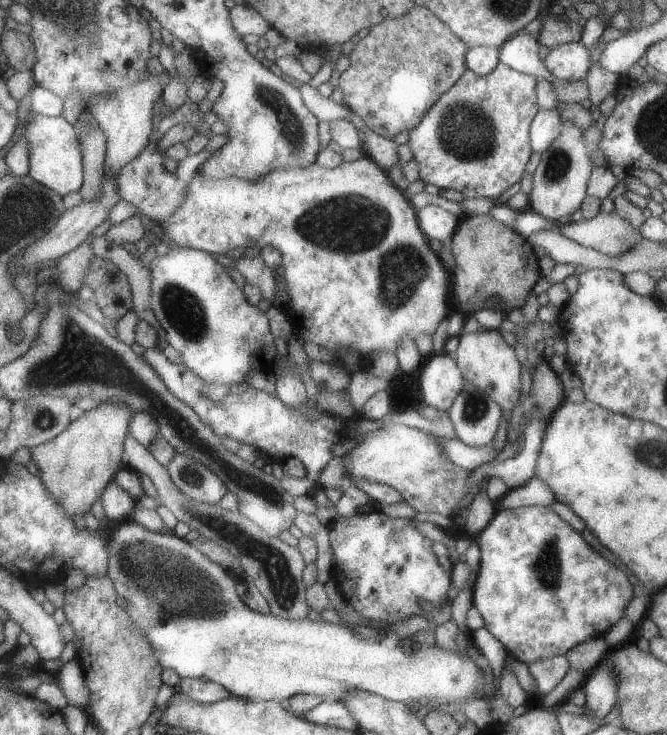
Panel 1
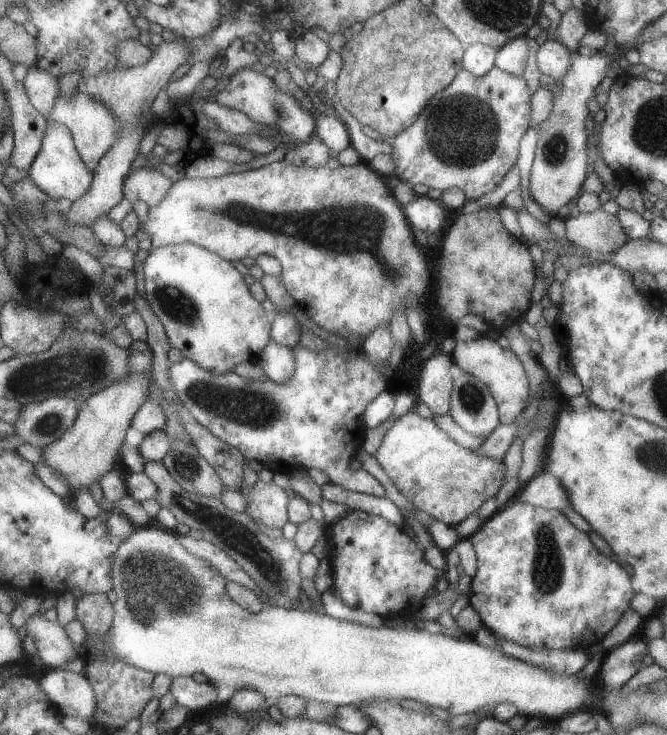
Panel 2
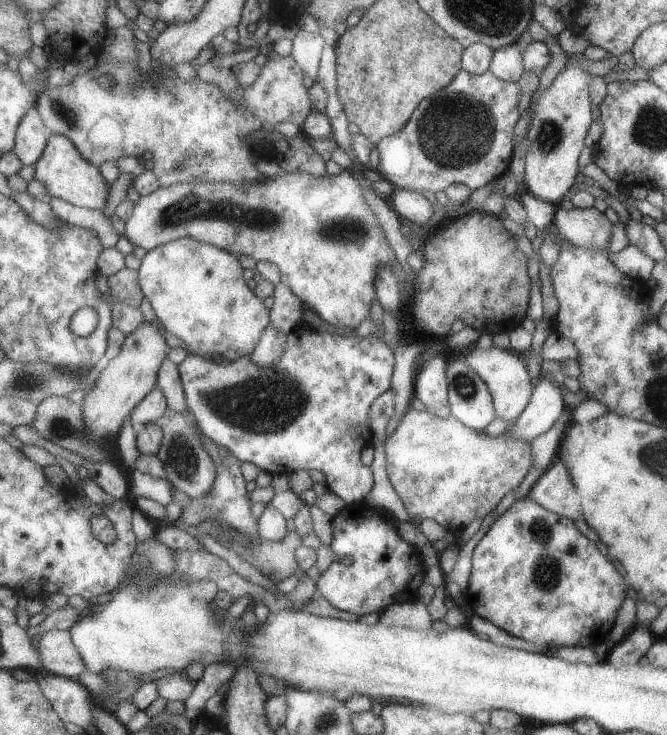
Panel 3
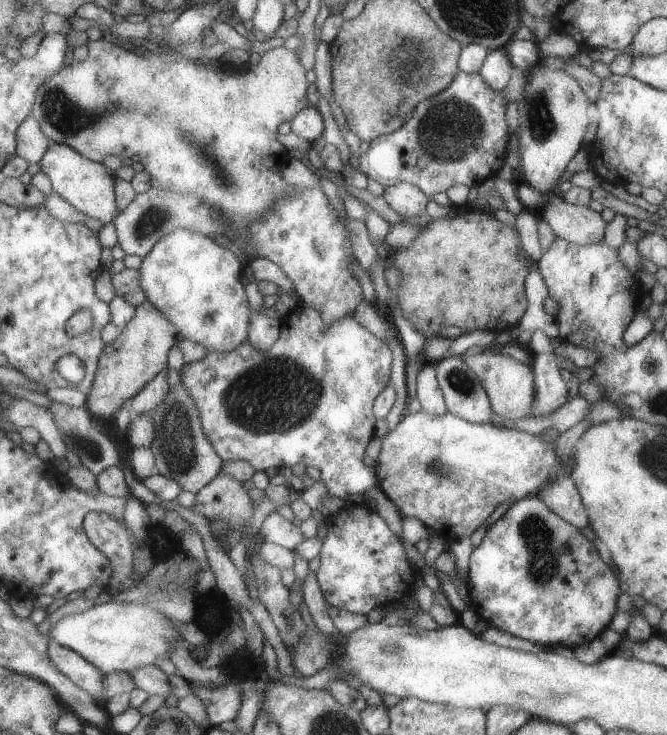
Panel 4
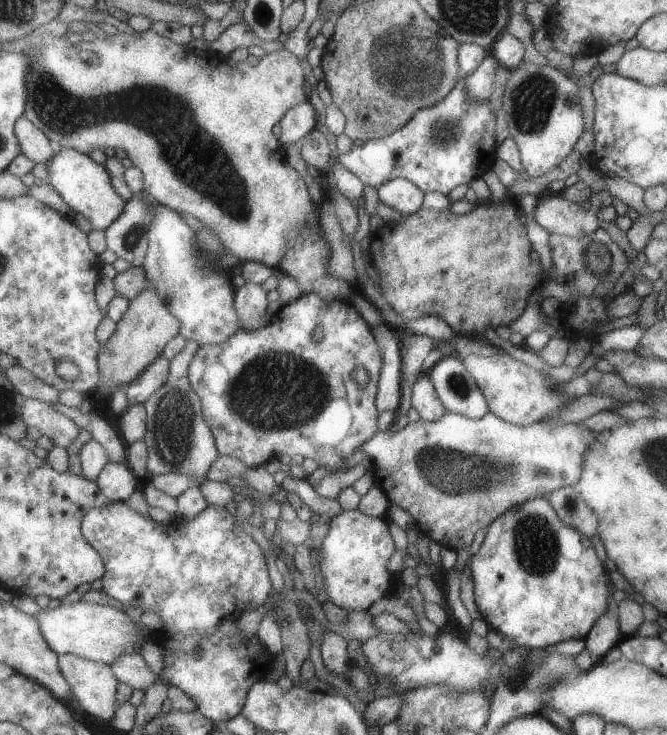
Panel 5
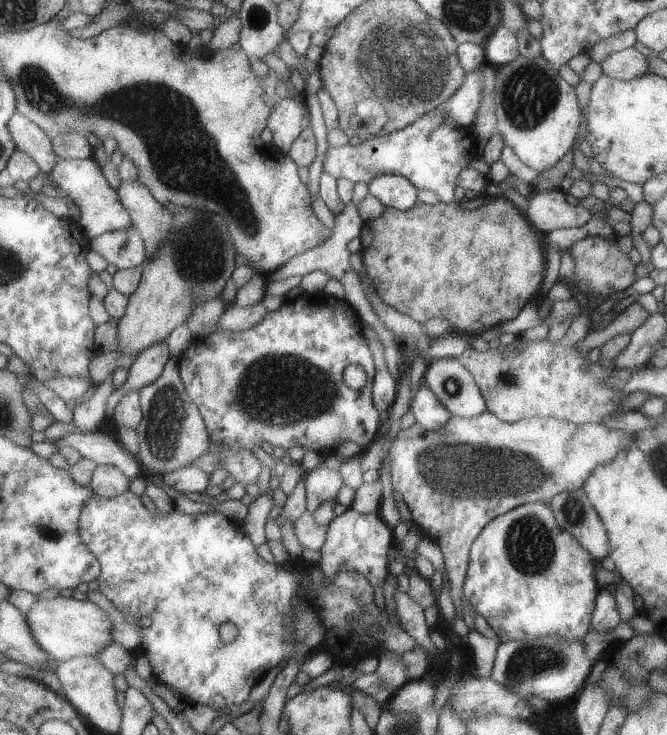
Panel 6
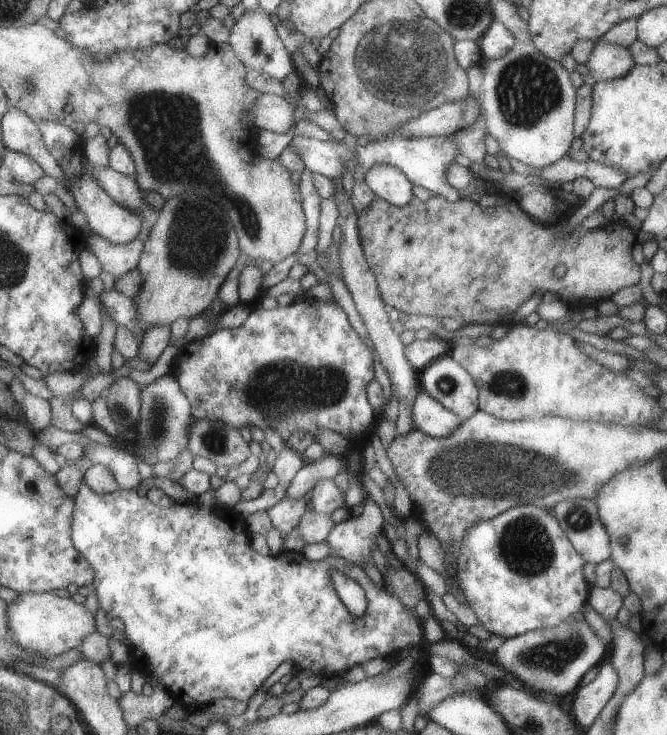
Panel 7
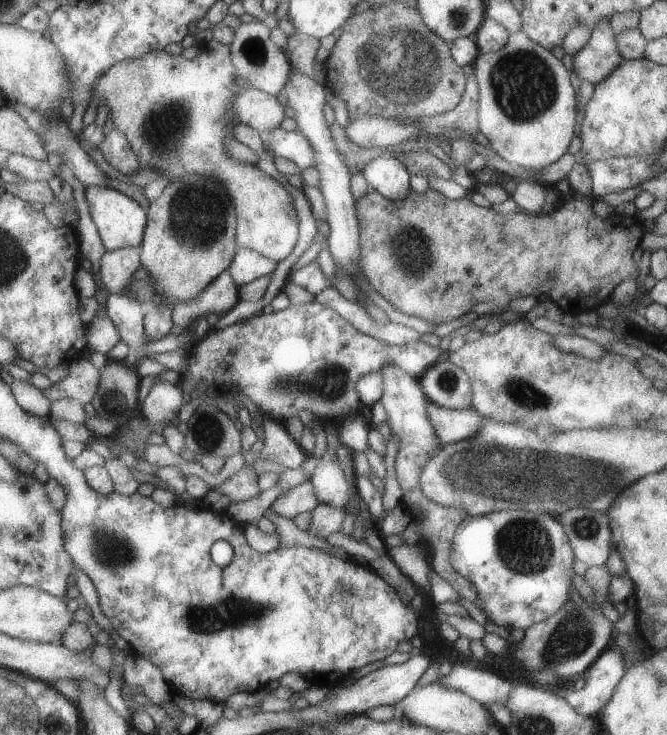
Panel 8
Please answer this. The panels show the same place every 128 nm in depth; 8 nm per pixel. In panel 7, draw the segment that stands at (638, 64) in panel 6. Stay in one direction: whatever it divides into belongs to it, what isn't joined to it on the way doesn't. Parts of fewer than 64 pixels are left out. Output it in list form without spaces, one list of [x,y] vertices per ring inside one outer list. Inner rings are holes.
[[[598,38],[586,67],[596,82],[624,77],[635,68],[633,57],[626,47]]]

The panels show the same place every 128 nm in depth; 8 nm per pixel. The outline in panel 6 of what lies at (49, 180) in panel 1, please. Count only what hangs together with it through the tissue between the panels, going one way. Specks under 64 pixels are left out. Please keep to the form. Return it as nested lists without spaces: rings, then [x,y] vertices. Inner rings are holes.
[[[94,157],[73,160],[60,158],[52,178],[58,190],[80,208],[82,213],[80,224],[90,240],[110,232],[128,231],[135,226],[133,214],[126,208],[119,190],[109,182],[105,170]]]

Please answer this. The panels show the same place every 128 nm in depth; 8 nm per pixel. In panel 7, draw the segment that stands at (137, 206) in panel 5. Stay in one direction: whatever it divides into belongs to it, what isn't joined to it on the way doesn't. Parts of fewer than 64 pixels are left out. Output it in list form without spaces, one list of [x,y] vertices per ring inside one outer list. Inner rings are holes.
[[[92,234],[88,237],[93,252],[100,258],[106,272],[116,281],[141,267],[146,240],[140,238],[131,244],[116,245],[105,237]]]

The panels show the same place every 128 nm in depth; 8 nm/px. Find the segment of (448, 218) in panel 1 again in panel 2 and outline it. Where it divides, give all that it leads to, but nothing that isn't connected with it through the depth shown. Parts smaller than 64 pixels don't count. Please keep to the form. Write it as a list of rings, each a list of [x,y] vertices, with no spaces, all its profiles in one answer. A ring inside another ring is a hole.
[[[416,194],[412,202],[403,206],[405,216],[413,228],[422,232],[434,235],[441,233],[446,224],[449,211],[437,200],[431,200],[426,195]]]

